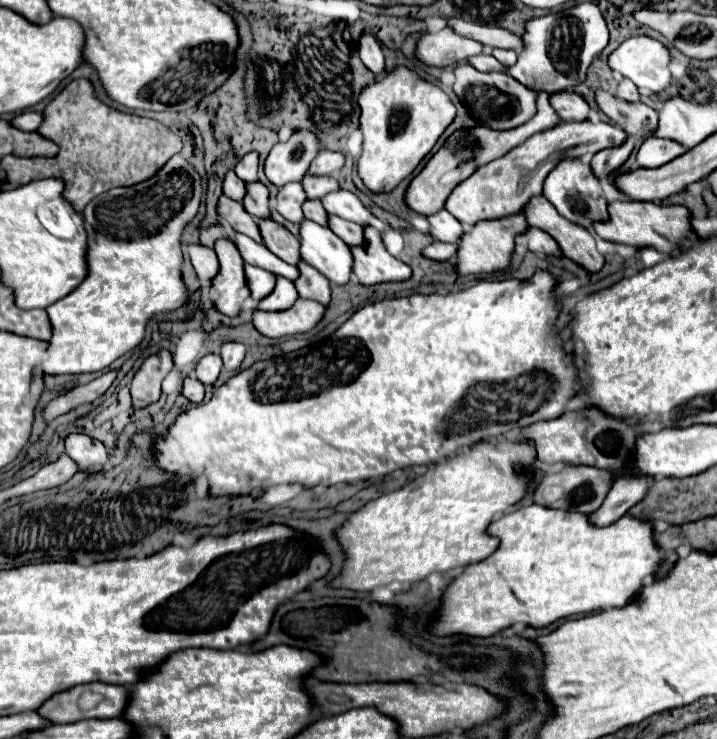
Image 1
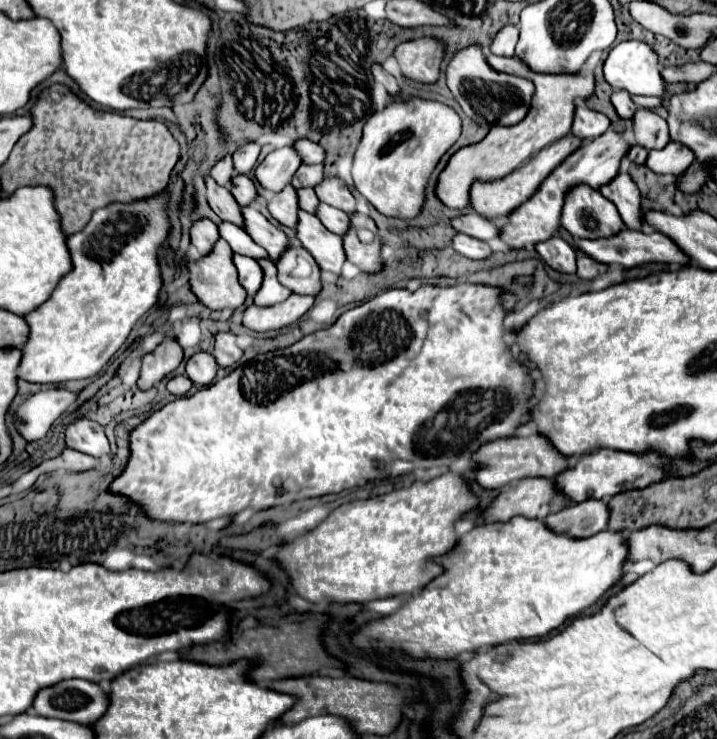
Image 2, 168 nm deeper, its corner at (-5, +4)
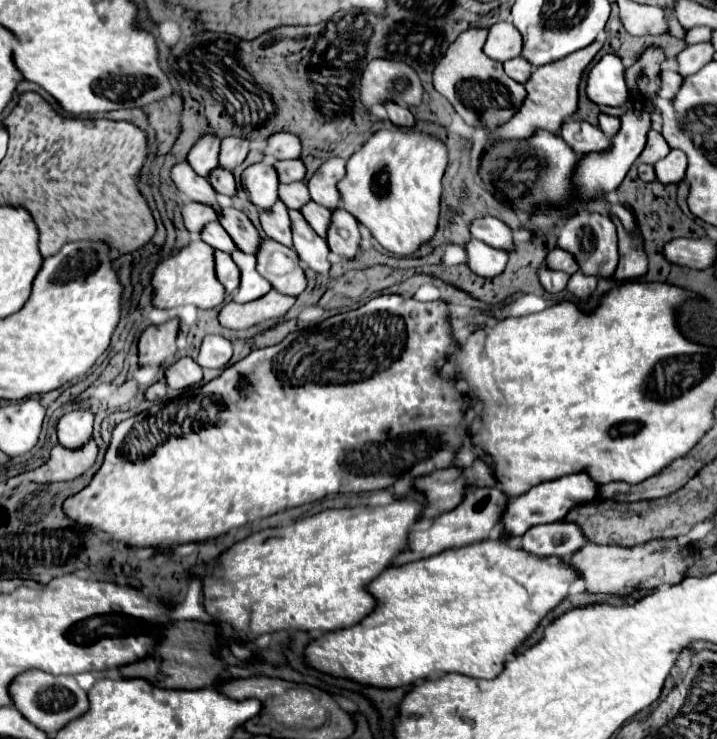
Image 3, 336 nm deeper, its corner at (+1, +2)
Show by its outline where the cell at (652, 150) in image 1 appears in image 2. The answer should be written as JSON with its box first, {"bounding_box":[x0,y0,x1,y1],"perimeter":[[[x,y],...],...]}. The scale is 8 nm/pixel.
{"bounding_box":[646,141,694,174],"perimeter":[[[671,141],[662,150],[652,150],[648,154],[646,166],[656,174],[682,174],[694,162],[694,152],[680,142]]]}

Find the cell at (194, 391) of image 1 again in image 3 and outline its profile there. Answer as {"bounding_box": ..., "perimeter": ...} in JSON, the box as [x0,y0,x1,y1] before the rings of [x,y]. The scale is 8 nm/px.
{"bounding_box":[146,382,168,400],"perimeter":[[[158,382],[158,384],[154,384],[154,386],[150,386],[150,388],[146,390],[146,398],[148,398],[148,400],[160,400],[160,398],[164,398],[166,394],[168,394],[166,382]]]}

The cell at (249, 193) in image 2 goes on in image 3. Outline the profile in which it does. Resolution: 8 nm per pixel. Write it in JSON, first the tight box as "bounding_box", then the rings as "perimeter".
{"bounding_box":[210,168,236,196],"perimeter":[[[216,168],[212,174],[210,174],[210,184],[212,188],[218,192],[218,194],[226,194],[226,196],[234,196],[236,194],[236,180],[232,176],[230,170],[224,170],[224,168]]]}

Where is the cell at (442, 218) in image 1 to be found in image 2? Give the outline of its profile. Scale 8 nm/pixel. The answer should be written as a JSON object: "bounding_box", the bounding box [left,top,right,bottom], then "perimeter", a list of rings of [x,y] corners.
{"bounding_box":[450,212,500,242],"perimeter":[[[466,212],[458,218],[454,218],[450,224],[458,232],[464,232],[464,234],[468,234],[472,238],[478,238],[478,240],[484,240],[484,242],[488,242],[488,240],[492,240],[500,234],[500,228],[492,220],[476,214],[476,212]]]}

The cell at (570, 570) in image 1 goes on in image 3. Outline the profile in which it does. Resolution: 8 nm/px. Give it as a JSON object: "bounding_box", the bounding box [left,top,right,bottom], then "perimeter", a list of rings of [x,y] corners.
{"bounding_box":[306,536,580,688],"perimeter":[[[510,536],[486,538],[468,546],[448,548],[440,554],[420,558],[402,566],[392,566],[372,582],[372,594],[380,598],[380,606],[362,622],[332,630],[312,640],[306,648],[310,666],[352,678],[378,688],[410,686],[424,680],[432,670],[460,672],[478,678],[494,678],[504,668],[504,662],[514,650],[538,628],[542,618],[554,610],[568,594],[580,572],[570,566],[566,556],[536,556],[528,550],[510,544]]]}

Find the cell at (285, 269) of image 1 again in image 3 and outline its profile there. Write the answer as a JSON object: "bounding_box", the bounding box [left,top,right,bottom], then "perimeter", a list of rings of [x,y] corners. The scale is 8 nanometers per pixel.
{"bounding_box":[200,222,238,254],"perimeter":[[[210,222],[208,226],[204,226],[204,230],[200,232],[200,238],[208,242],[212,248],[228,252],[228,254],[238,250],[238,246],[232,242],[232,238],[228,238],[228,232],[222,228],[220,222]]]}

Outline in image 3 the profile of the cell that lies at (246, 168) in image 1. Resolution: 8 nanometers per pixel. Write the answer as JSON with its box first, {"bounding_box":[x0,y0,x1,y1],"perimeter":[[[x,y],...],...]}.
{"bounding_box":[220,138,248,170],"perimeter":[[[224,138],[220,150],[220,166],[224,170],[234,170],[248,156],[248,140],[242,138]]]}

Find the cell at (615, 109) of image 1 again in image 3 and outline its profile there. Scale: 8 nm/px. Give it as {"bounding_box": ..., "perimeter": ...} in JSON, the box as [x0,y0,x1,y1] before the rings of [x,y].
{"bounding_box":[640,130,670,164],"perimeter":[[[650,130],[650,132],[648,132],[648,144],[646,144],[646,148],[642,150],[642,154],[640,154],[640,162],[644,162],[644,164],[654,164],[654,162],[658,162],[660,158],[664,158],[668,152],[670,152],[670,146],[668,146],[668,142],[664,140],[664,136],[662,136],[660,132],[656,132],[656,130]]]}

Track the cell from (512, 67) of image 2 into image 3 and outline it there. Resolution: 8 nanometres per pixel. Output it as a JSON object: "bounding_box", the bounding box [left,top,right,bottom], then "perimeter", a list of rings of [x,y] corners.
{"bounding_box":[504,56,532,84],"perimeter":[[[522,56],[504,62],[504,70],[510,74],[510,78],[514,78],[514,80],[520,82],[520,84],[524,84],[524,82],[530,78],[530,74],[532,74],[530,62],[526,62]]]}

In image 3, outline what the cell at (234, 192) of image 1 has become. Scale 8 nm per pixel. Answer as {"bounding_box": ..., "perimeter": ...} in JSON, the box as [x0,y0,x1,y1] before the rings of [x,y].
{"bounding_box":[188,136,220,178],"perimeter":[[[204,136],[196,142],[192,152],[188,154],[188,164],[194,168],[196,174],[208,178],[210,172],[218,168],[218,152],[220,140],[216,140],[214,136]]]}

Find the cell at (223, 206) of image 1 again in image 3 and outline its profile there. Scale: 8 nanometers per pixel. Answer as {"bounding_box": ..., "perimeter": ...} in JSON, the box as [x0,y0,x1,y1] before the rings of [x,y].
{"bounding_box":[172,162,222,216],"perimeter":[[[180,162],[172,168],[172,180],[174,184],[178,186],[180,192],[184,192],[190,200],[194,202],[202,202],[210,208],[214,208],[214,212],[220,216],[222,214],[222,208],[220,204],[216,202],[216,190],[212,188],[212,184],[208,180],[204,180],[202,176],[198,176],[190,166],[188,162]]]}

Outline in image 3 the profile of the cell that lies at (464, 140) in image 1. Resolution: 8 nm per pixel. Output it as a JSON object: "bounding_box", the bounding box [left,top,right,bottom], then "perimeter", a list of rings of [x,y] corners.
{"bounding_box":[490,40,602,142],"perimeter":[[[596,40],[596,42],[592,42],[592,46],[586,46],[584,50],[564,58],[564,62],[552,62],[552,66],[540,66],[540,70],[534,70],[530,80],[524,84],[528,96],[526,96],[522,108],[514,114],[514,118],[510,122],[492,130],[490,138],[494,142],[498,142],[498,140],[528,140],[538,130],[548,130],[548,132],[556,134],[558,128],[562,126],[562,122],[578,110],[578,86],[582,80],[582,72],[586,70],[586,66],[592,62],[592,58],[596,56],[596,52],[600,48],[602,48],[602,40]]]}

